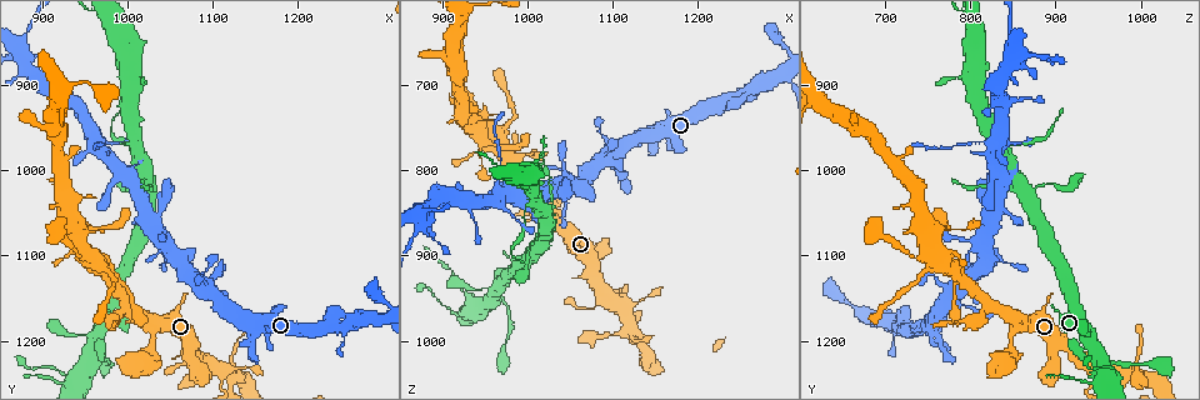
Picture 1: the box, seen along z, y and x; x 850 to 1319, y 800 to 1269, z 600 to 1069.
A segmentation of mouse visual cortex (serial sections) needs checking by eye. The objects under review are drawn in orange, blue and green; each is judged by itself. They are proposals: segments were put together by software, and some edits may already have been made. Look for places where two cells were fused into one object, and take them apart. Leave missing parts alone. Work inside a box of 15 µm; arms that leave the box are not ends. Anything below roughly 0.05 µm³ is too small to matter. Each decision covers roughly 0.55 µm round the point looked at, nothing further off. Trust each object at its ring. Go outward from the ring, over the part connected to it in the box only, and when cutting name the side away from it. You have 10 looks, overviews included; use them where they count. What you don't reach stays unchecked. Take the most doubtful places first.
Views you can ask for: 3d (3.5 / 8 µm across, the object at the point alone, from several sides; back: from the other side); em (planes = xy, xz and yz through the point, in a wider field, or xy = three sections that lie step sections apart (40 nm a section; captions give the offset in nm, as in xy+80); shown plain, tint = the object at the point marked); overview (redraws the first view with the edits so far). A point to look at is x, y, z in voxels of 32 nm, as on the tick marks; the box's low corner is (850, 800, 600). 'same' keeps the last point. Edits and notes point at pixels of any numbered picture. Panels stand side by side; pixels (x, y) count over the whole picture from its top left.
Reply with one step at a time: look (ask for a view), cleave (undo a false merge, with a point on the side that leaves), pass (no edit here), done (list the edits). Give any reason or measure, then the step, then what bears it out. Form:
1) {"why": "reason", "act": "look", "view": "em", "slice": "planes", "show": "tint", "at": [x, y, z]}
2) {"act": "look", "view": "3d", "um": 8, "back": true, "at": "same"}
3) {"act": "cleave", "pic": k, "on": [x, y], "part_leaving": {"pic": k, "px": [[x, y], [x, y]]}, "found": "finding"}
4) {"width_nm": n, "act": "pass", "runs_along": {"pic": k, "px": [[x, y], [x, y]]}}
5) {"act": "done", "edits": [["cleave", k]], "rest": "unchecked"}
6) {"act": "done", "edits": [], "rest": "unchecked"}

{"act": "look", "view": "3d", "um": 3.5, "at": [930, 1240, 970]}

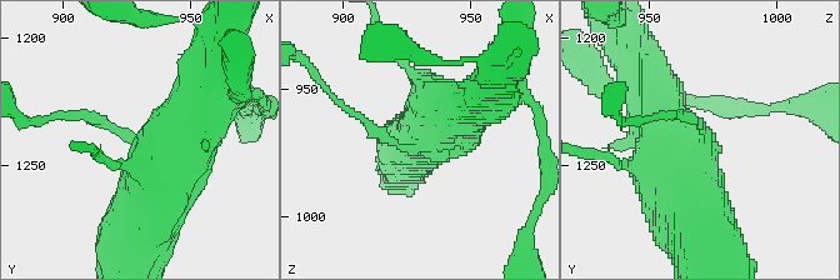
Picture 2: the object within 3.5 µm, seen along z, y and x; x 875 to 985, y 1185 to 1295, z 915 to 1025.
{"why": "need the tissue", "act": "look", "view": "em", "slice": "xy", "step": 3, "show": "tint", "at": [933, 1242, 970]}

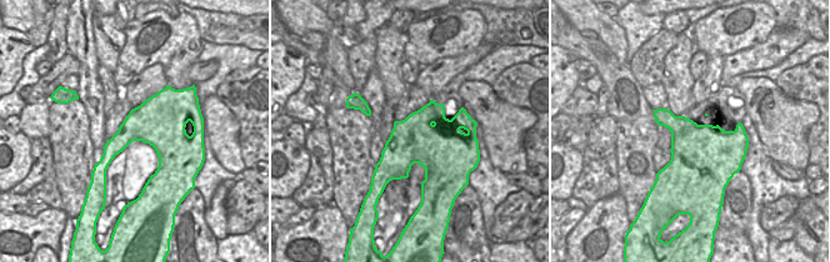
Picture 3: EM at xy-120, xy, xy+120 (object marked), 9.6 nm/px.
{"arm_widths_nm": [150, 500], "act": "pass", "runs_along": {"pic": 2, "px": [[485, 93], [416, 148], [363, 119]]}, "found": "one cell here"}

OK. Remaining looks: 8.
{"why": "sudden change in width", "act": "look", "view": "3d", "um": 3.5, "at": [1000, 970, 840]}

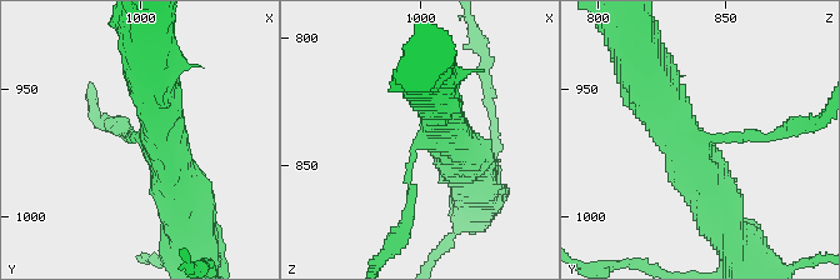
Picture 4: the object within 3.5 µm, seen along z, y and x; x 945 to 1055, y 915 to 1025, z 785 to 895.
{"arms": 3, "arm_widths_nm": [100, 450, 600], "act": "look", "view": "em", "slice": "xy", "step": 2, "show": "tint", "at": [1002, 970, 840]}

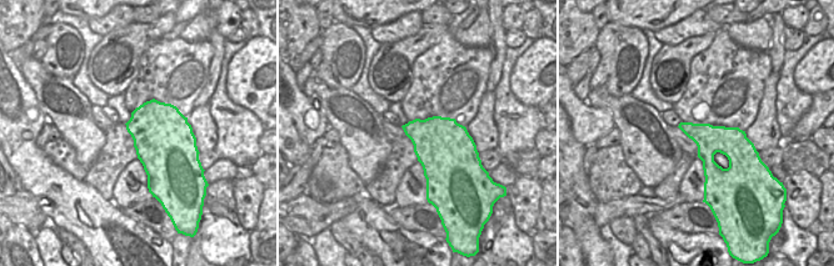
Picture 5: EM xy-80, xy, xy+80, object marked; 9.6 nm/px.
{"width_nm": 550, "act": "pass", "runs_along": {"pic": 4, "px": [[720, 209], [640, 75]]}, "found": "all the same cell"}

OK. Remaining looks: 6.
{"act": "look", "view": "3d", "um": 3.5, "at": [945, 1105, 745]}

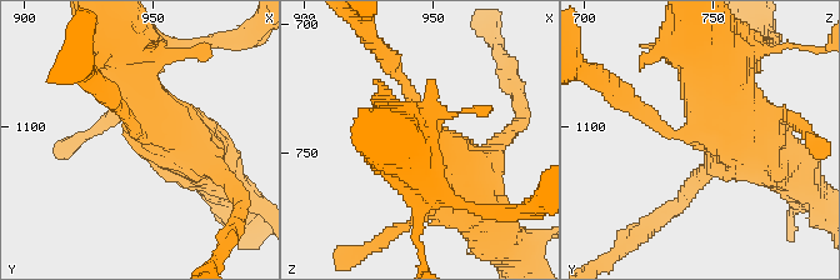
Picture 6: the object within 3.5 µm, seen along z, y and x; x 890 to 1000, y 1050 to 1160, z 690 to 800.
{"why": "need the tissue", "act": "look", "view": "em", "slice": "planes", "show": "tint", "at": [946, 1101, 743]}

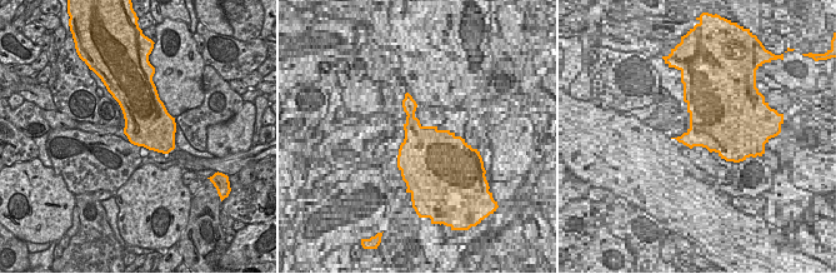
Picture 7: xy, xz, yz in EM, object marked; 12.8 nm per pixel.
{"act": "look", "view": "em", "slice": "xy", "step": 3, "show": "tint", "at": "same"}

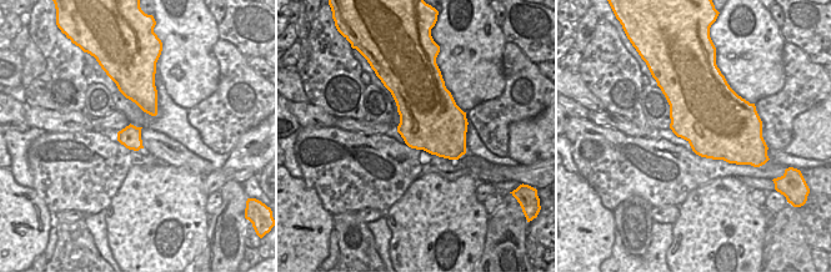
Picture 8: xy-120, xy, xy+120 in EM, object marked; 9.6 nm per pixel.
{"act": "pass", "runs_along": {"pic": 6, "px": [[198, 159], [148, 114], [118, 33]]}, "found": "all the same cell"}

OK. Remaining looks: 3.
{"why": "thick turns thin", "act": "look", "view": "3d", "um": 3.5, "at": [1240, 1185, 720]}

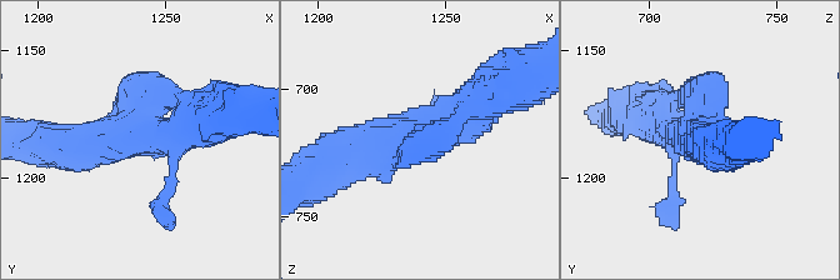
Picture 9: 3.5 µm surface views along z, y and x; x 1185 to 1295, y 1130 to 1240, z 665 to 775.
{"act": "look", "view": "em", "slice": "xy", "step": 1, "show": "tint", "at": "same"}

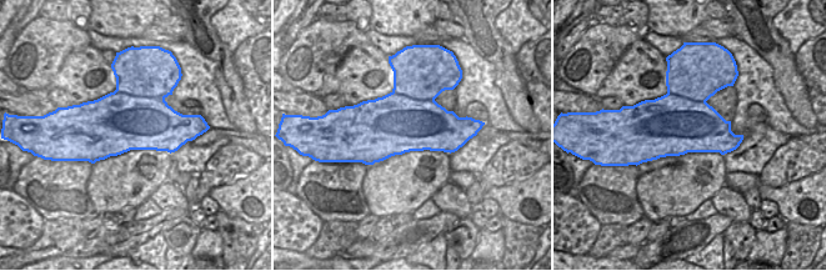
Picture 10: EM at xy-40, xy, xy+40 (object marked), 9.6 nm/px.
{"width_nm": 650, "act": "pass", "runs_along": {"pic": 9, "px": [[333, 158], [440, 129], [483, 100]]}, "found": "continuous, no second cell"}

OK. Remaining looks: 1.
{"act": "done", "edits": [], "rest": "unchecked"}

